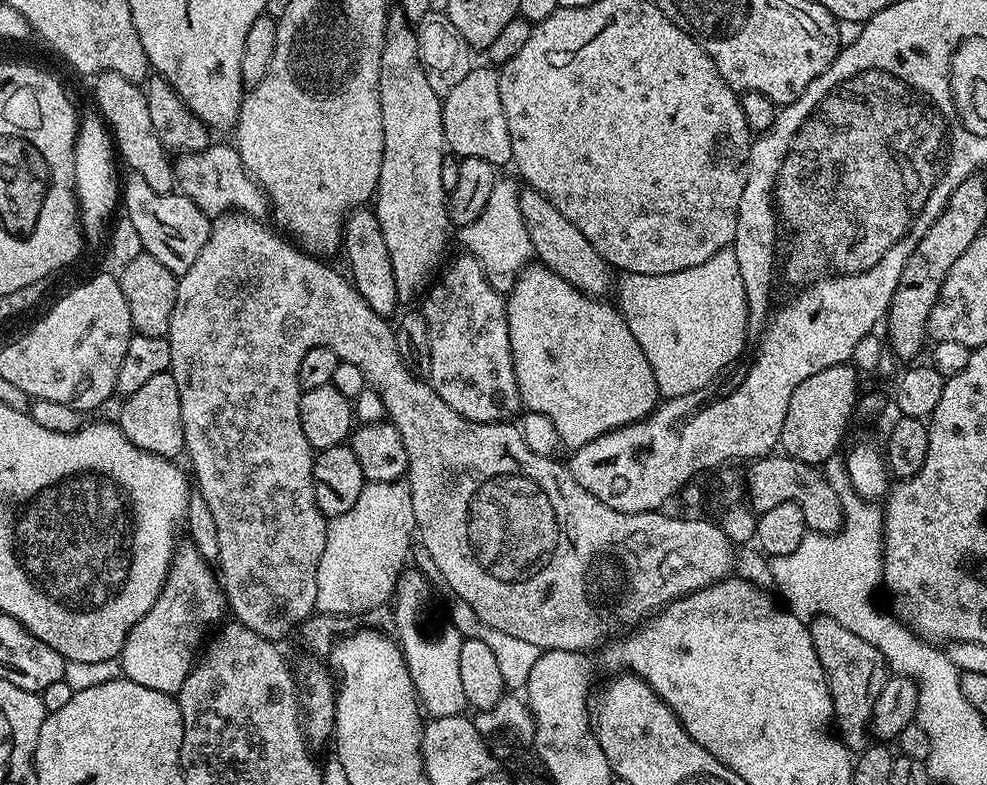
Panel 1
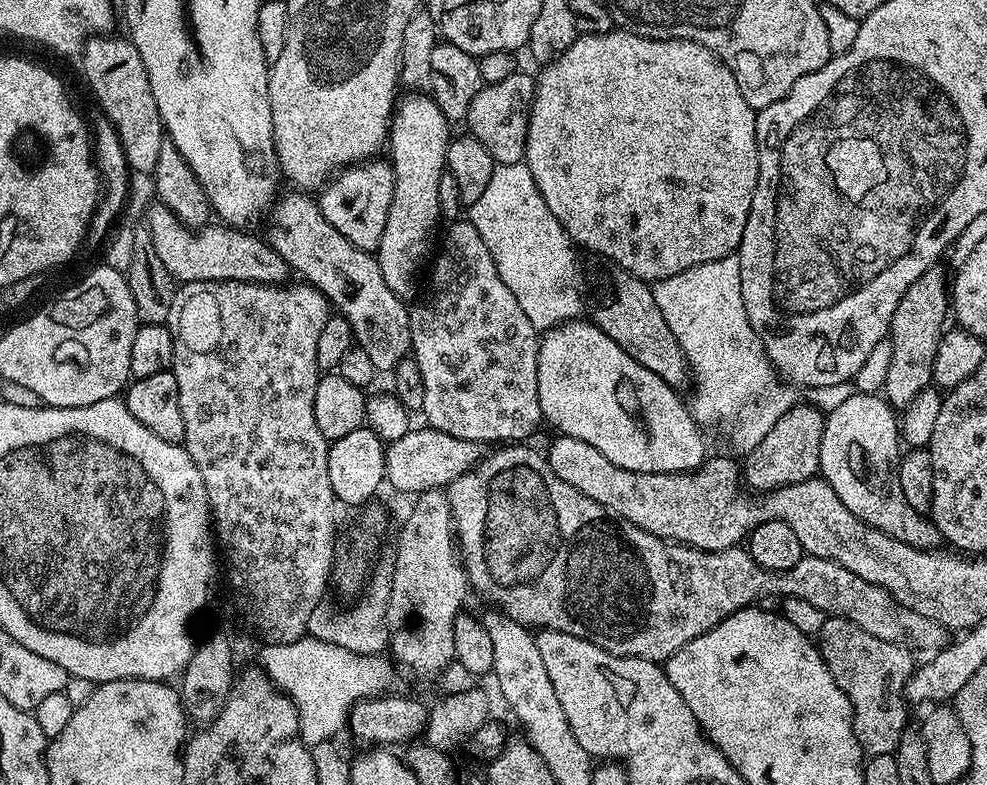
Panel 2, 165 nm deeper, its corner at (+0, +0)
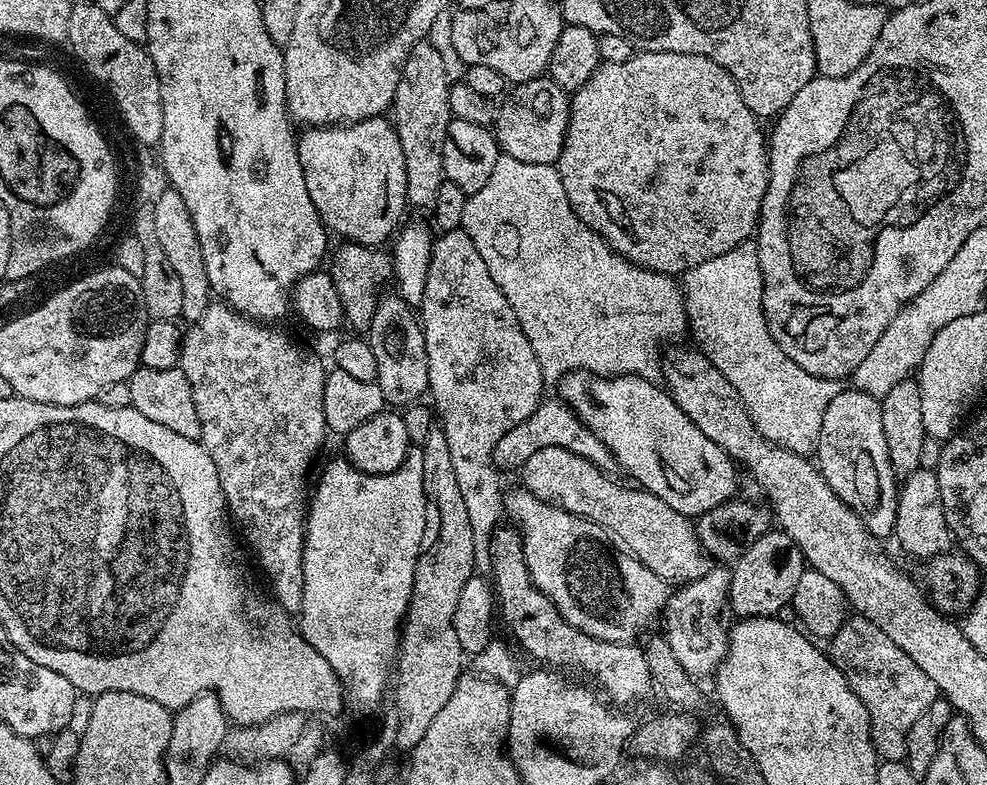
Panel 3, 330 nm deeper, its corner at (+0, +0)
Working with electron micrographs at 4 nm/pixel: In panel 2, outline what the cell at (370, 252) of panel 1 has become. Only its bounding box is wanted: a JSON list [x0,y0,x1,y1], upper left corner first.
[318,158,394,253]

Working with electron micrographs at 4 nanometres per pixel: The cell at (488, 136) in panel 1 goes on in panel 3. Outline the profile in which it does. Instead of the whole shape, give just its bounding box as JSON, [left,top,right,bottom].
[494,78,569,165]

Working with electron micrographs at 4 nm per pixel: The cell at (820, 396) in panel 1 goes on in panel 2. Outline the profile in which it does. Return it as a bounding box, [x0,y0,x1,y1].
[742,402,826,493]

